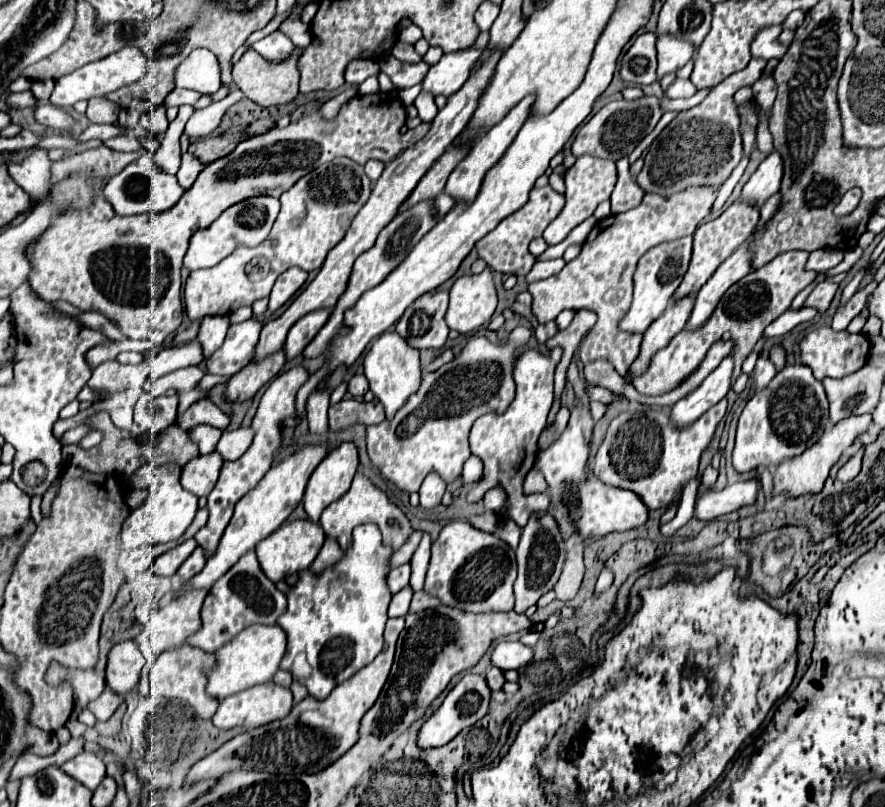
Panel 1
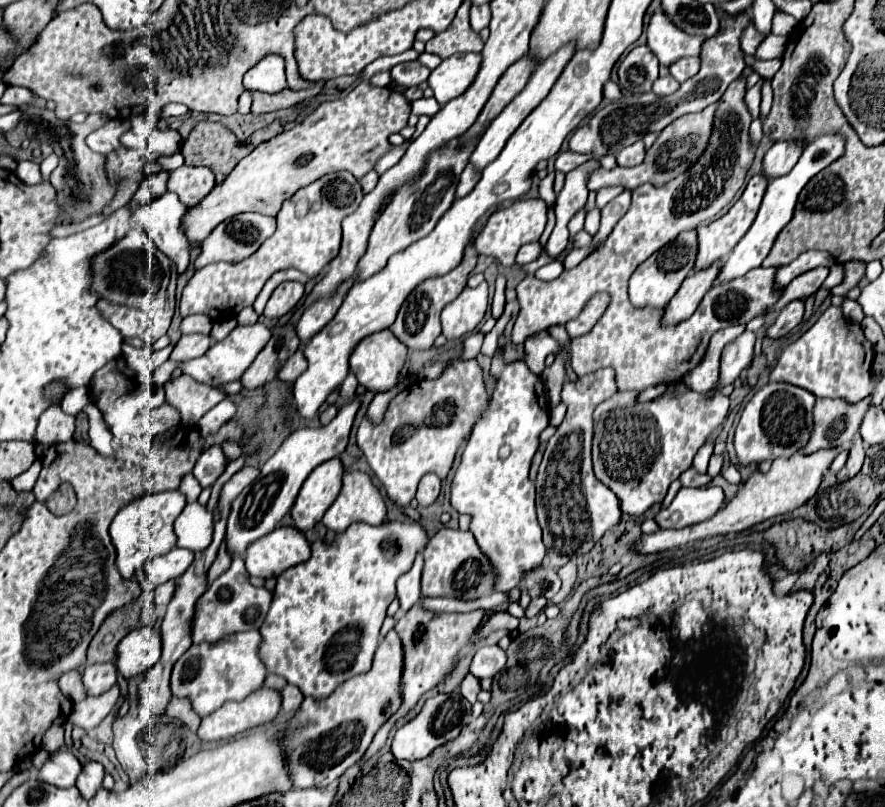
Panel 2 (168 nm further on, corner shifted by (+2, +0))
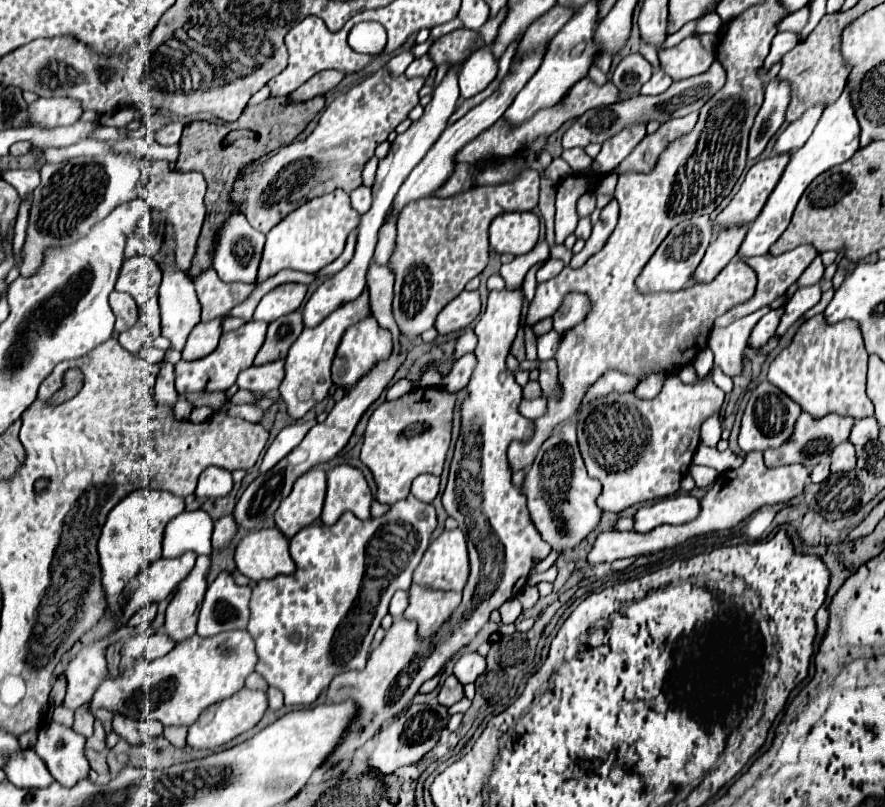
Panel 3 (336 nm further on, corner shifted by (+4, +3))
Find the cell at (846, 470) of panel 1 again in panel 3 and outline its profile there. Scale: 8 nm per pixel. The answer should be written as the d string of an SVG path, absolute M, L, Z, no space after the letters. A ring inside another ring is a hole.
M847 440L841 446L837 446L831 454L831 472L849 472L855 468L857 456L855 456L855 446Z

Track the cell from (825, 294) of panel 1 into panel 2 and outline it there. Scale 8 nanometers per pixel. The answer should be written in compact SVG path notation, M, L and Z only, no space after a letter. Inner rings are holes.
M791 301L775 319L775 323L771 327L767 327L765 337L769 339L779 339L783 335L787 335L793 327L797 327L803 319L803 311L805 311L805 303L803 301Z

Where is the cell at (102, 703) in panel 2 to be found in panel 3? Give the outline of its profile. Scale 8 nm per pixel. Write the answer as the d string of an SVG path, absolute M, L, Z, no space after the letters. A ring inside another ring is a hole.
M229 630L211 638L193 636L165 654L161 668L155 668L157 662L159 658L153 662L137 659L117 680L107 678L89 704L91 714L107 708L131 718L157 718L163 726L191 726L209 704L225 700L245 688L245 678L255 670L257 654L247 630Z

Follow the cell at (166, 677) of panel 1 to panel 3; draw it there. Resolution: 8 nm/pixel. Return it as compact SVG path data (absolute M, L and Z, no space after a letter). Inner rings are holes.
M167 726L163 736L173 744L173 746L185 746L187 744L187 726Z

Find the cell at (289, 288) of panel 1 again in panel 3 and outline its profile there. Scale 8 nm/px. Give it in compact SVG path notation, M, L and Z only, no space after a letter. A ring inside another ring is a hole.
M297 282L281 284L261 298L253 318L261 322L273 322L289 312L295 312L305 300L305 294L307 294L305 284L297 284Z

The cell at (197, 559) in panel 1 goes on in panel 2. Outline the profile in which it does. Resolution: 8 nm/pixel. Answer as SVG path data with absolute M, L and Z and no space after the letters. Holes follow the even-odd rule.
M167 581L167 583L159 585L159 587L153 591L153 603L155 603L155 607L167 605L169 599L171 599L171 595L173 595L173 589L175 589L175 583L173 583L173 581Z

